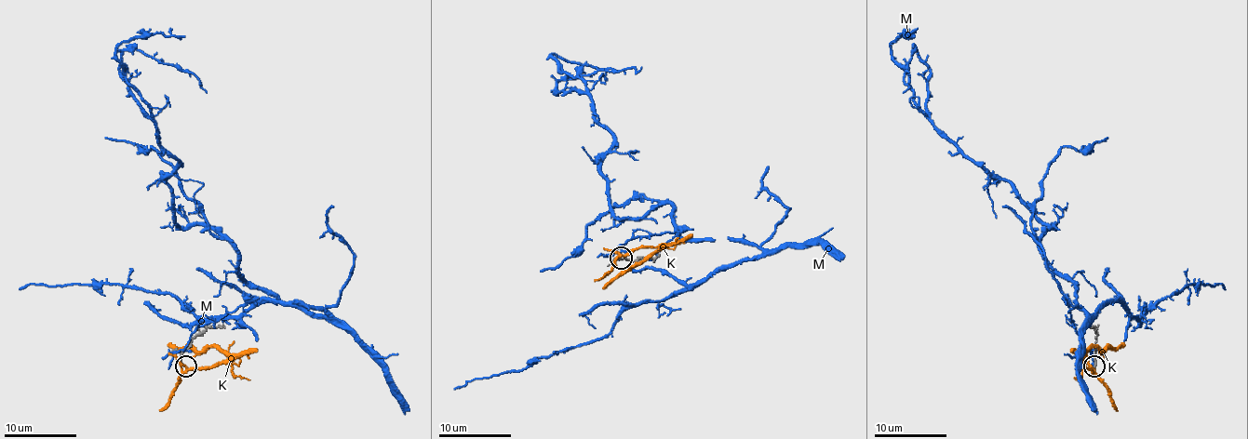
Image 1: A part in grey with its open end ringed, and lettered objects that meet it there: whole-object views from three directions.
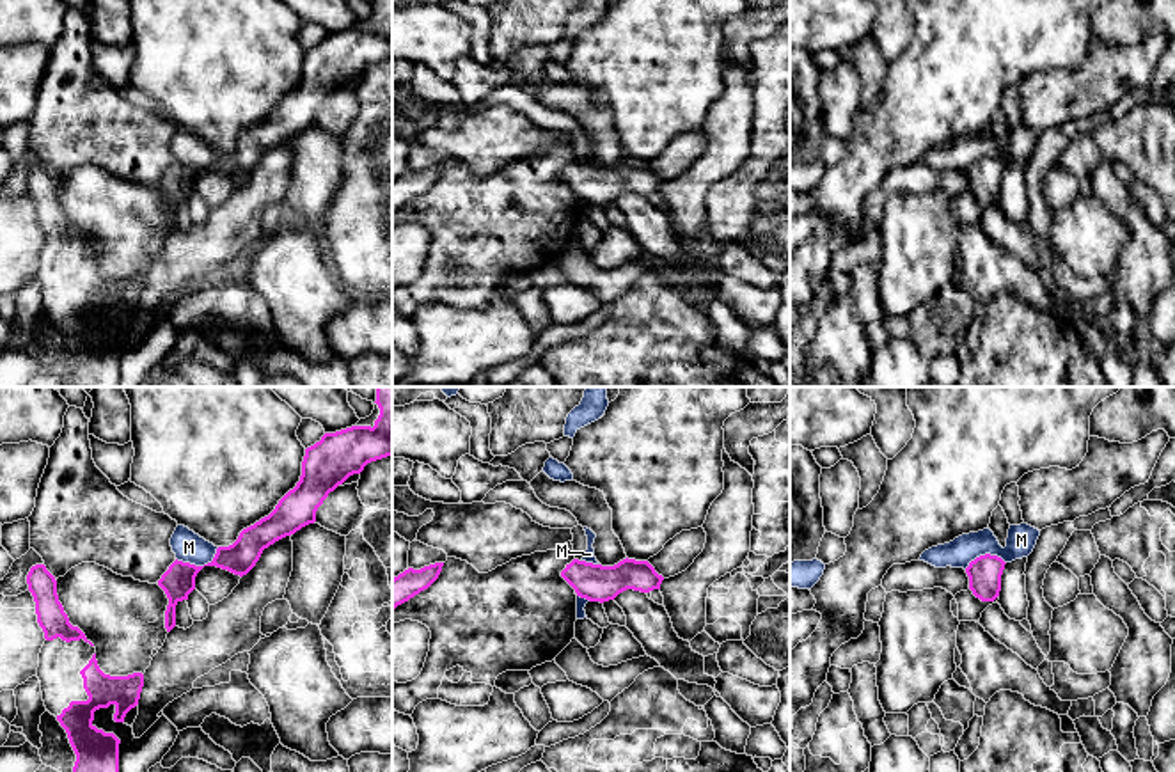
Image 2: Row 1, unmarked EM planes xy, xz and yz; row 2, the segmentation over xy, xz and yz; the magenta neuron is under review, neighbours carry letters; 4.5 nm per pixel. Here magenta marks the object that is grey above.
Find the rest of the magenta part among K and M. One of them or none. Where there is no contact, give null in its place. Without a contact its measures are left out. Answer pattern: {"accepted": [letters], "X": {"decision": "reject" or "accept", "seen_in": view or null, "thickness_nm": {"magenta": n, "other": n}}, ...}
{"accepted": [], "K": {"decision": "reject", "seen_in": null}, "M": {"decision": "reject", "seen_in": "xy", "thickness_nm": {"magenta": 150, "other": 140}}}

